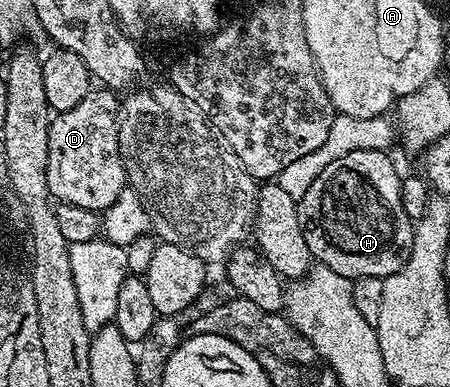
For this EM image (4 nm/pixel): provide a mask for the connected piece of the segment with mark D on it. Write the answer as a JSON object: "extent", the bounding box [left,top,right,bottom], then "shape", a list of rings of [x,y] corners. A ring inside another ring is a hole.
{"extent":[48,90,128,214],"shape":[[[112,90],[89,91],[70,110],[59,113],[49,126],[48,186],[61,204],[82,206],[97,214],[126,190],[128,172],[116,143],[118,96]]]}

